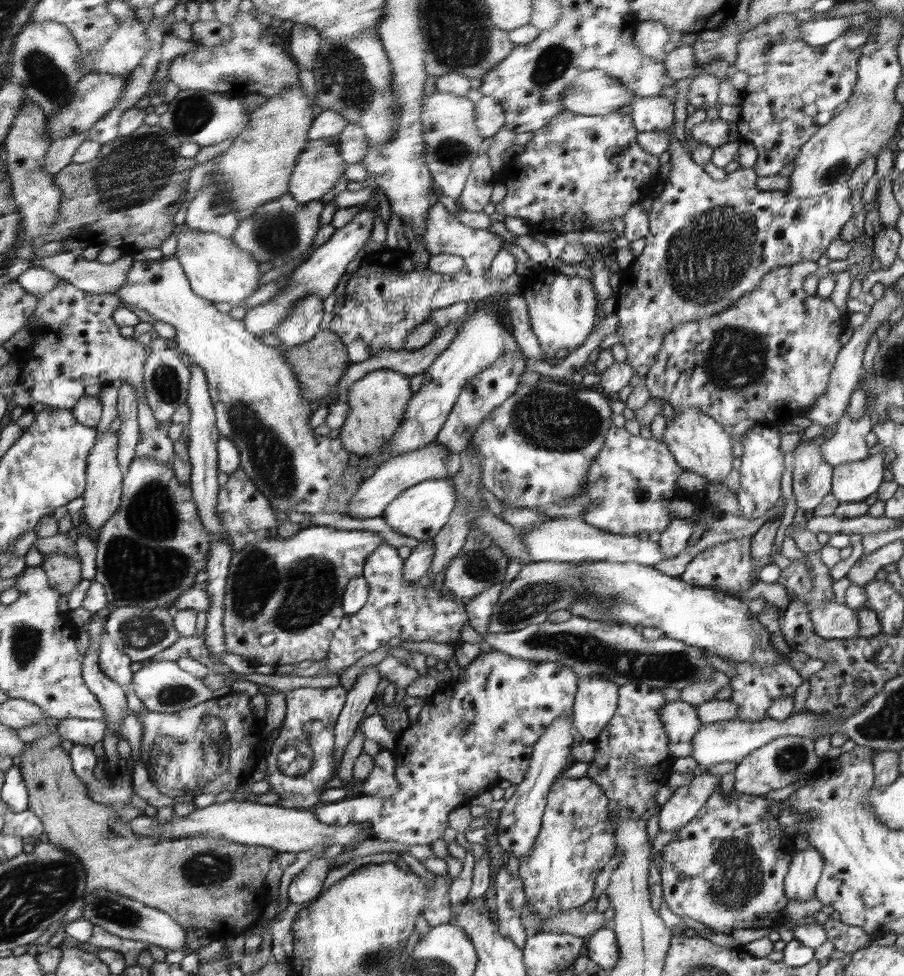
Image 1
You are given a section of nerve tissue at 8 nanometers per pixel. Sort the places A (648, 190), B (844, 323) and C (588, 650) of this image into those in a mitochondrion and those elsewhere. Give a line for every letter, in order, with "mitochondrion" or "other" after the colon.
A: other
B: other
C: mitochondrion

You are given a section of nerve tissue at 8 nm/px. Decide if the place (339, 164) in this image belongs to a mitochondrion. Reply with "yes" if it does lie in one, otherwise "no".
no

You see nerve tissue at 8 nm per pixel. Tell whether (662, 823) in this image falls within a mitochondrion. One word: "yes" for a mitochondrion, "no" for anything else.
no

